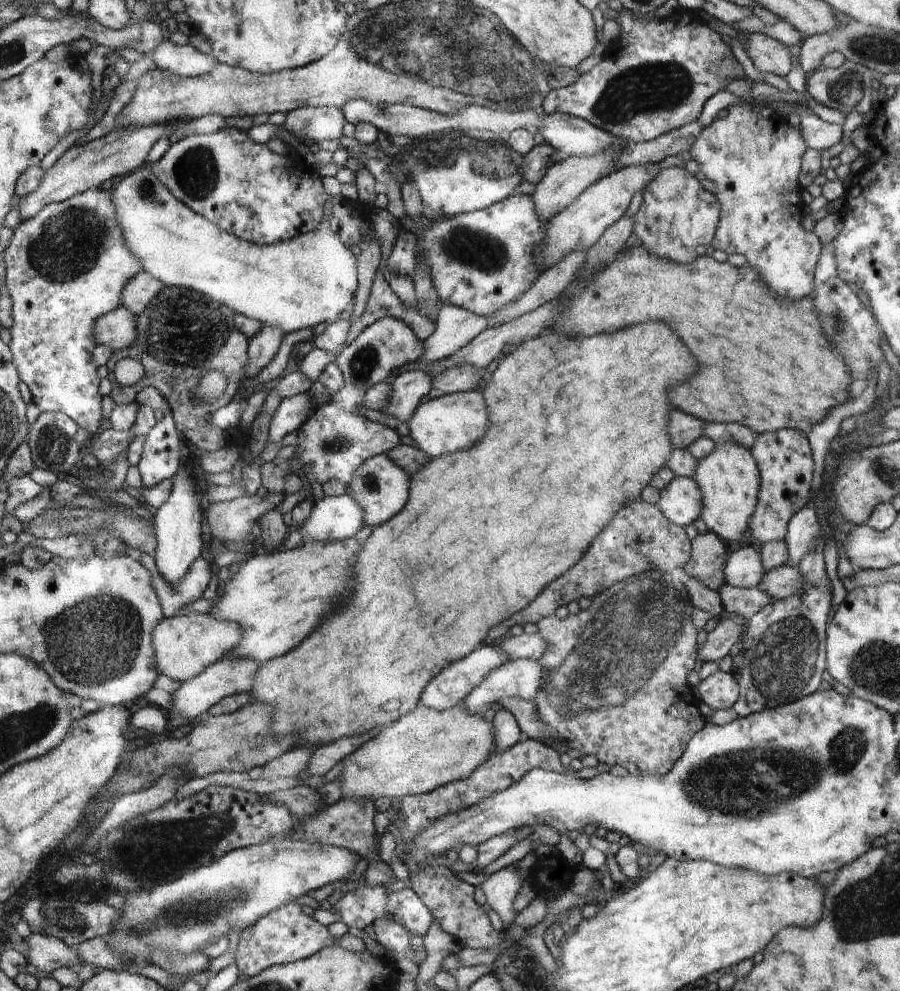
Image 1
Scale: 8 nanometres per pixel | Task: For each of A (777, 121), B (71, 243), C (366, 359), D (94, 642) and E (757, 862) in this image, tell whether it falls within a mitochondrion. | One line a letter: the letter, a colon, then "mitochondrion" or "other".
A: other
B: mitochondrion
C: mitochondrion
D: mitochondrion
E: other

